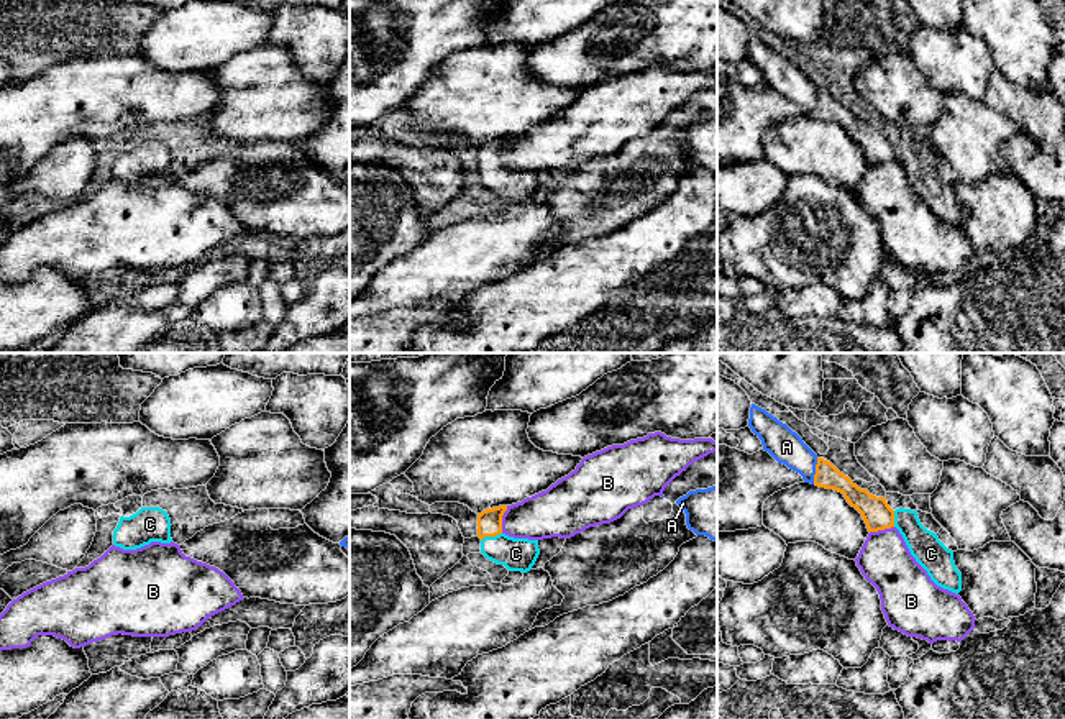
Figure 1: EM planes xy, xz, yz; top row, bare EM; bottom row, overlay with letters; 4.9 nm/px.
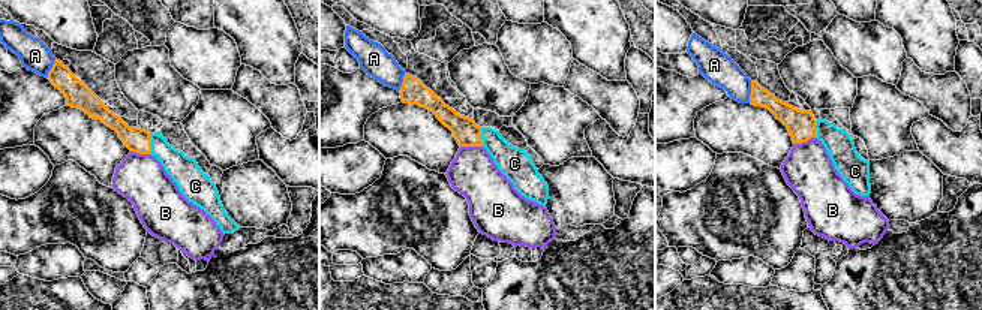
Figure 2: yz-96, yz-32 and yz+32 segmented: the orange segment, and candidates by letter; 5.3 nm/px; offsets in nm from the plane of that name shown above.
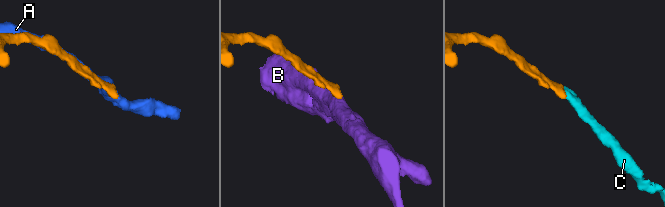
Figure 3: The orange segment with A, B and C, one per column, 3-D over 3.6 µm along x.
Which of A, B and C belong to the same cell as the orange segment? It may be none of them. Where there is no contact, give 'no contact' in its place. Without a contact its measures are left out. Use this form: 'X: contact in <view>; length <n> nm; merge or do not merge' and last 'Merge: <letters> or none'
A: contact in yz; length 130 nm; do not merge
B: contact in xz; length 140 nm; do not merge
C: contact in xz; length 110 nm; merge
Merge: C

